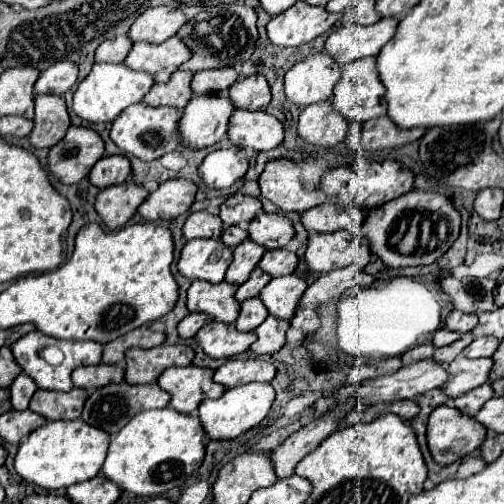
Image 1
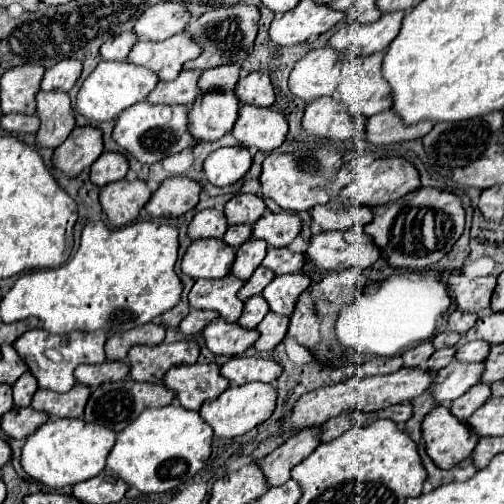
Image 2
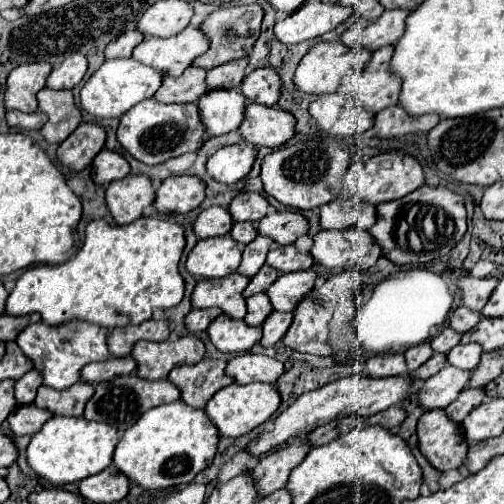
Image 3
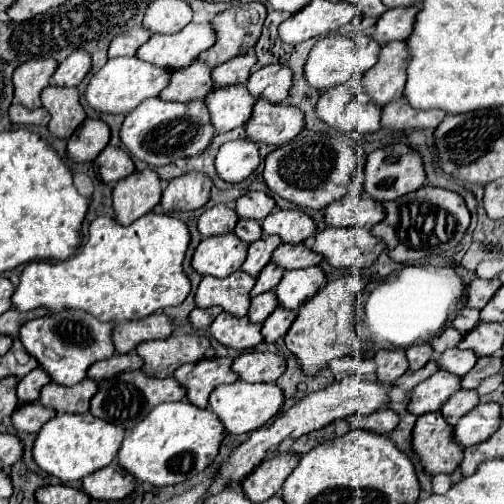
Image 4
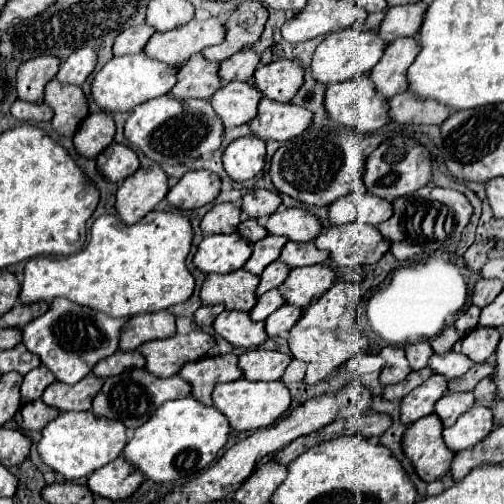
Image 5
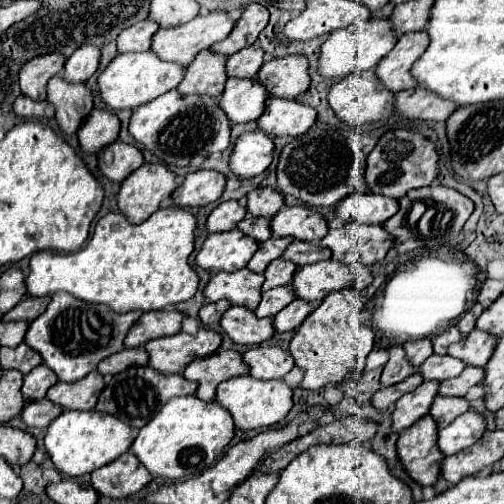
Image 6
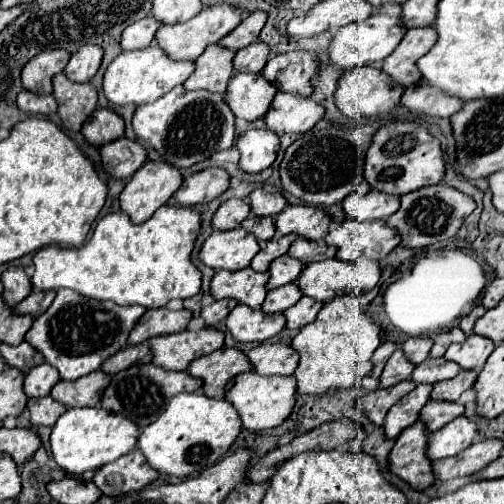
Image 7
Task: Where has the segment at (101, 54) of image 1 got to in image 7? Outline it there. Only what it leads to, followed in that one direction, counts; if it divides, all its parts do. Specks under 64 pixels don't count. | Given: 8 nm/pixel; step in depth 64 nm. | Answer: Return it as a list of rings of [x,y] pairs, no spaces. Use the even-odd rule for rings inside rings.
[[[146,16],[144,20],[138,20],[138,22],[130,24],[122,32],[122,40],[120,40],[122,50],[142,50],[142,48],[148,48],[152,44],[158,28],[160,28],[160,22],[154,20],[152,16]]]

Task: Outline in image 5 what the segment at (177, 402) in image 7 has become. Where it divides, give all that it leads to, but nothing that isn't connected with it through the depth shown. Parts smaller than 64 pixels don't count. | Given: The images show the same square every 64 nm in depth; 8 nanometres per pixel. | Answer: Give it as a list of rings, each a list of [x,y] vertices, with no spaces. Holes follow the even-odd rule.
[[[192,396],[164,402],[128,440],[122,456],[152,482],[190,480],[206,470],[226,444],[230,434],[228,420],[214,408],[196,402]]]

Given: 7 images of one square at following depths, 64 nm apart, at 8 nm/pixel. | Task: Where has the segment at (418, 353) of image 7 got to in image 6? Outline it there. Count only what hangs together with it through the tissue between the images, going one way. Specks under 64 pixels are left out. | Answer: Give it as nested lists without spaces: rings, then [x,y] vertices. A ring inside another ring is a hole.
[[[422,338],[422,340],[412,340],[412,342],[406,342],[408,344],[408,362],[414,366],[414,368],[420,368],[424,364],[424,360],[428,356],[432,356],[432,342],[428,338]]]

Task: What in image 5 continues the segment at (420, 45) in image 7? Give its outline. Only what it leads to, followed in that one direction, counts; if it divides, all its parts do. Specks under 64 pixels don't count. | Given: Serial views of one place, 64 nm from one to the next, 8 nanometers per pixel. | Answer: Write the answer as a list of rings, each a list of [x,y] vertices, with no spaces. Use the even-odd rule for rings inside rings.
[[[416,38],[394,40],[386,46],[380,62],[370,70],[370,80],[374,82],[376,92],[380,92],[386,100],[408,88],[406,70],[416,58],[418,48]]]

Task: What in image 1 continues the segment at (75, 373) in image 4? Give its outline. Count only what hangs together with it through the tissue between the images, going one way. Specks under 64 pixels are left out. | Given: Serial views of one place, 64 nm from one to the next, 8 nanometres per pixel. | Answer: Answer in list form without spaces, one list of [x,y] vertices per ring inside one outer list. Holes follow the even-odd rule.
[[[28,332],[22,336],[16,344],[12,344],[12,354],[16,362],[22,366],[22,370],[36,382],[42,390],[70,390],[72,380],[70,374],[74,368],[84,364],[98,364],[102,356],[102,344],[96,344],[92,340],[84,342],[70,342],[70,340],[56,340],[50,336],[44,336],[42,332]]]

